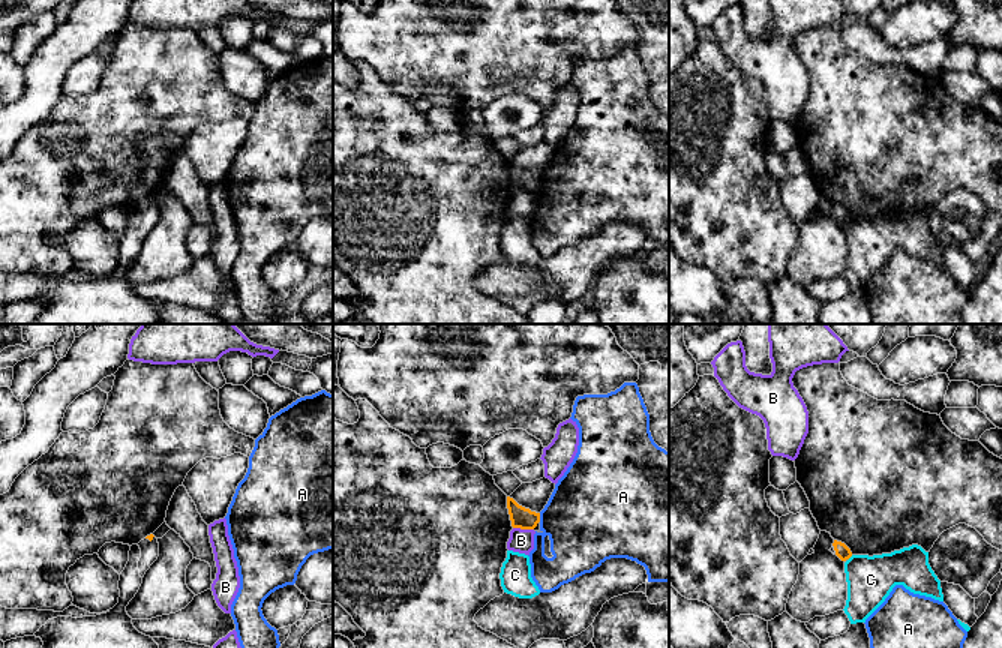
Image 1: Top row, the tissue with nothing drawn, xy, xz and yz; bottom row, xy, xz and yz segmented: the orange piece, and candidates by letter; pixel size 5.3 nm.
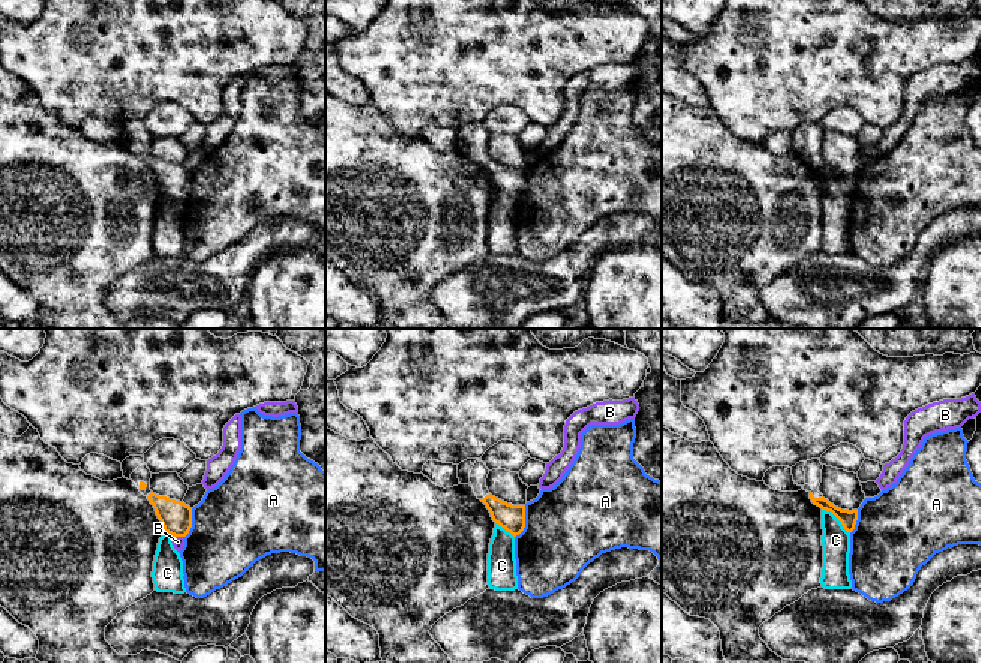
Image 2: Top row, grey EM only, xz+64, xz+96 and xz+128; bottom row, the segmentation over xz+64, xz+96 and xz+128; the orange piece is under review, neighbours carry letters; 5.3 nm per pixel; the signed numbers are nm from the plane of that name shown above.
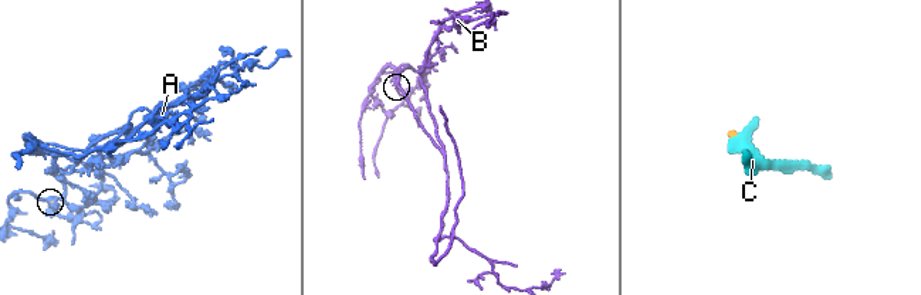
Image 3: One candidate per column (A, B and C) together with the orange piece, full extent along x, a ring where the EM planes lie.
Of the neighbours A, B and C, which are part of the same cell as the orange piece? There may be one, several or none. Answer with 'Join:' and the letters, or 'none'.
Join: none

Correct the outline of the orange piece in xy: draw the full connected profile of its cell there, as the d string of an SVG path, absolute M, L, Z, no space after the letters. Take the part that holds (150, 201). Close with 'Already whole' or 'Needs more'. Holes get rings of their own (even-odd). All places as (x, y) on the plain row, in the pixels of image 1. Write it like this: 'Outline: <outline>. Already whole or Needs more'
Outline: M153 198L132 208L118 244L118 267L96 280L48 284L33 298L44 309L32 324L159 324L159 309L140 297L126 276L158 220L159 207Z. Needs more

